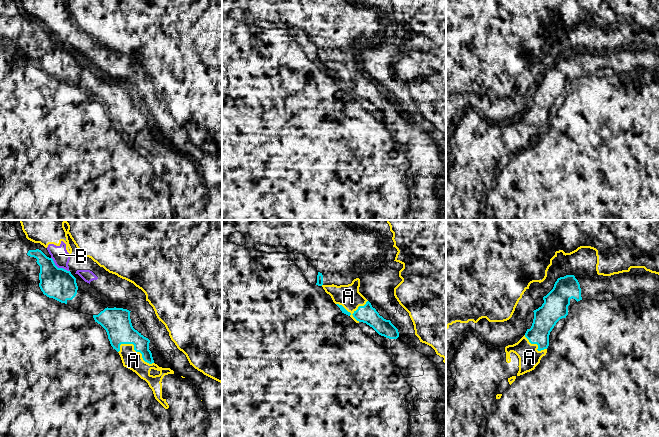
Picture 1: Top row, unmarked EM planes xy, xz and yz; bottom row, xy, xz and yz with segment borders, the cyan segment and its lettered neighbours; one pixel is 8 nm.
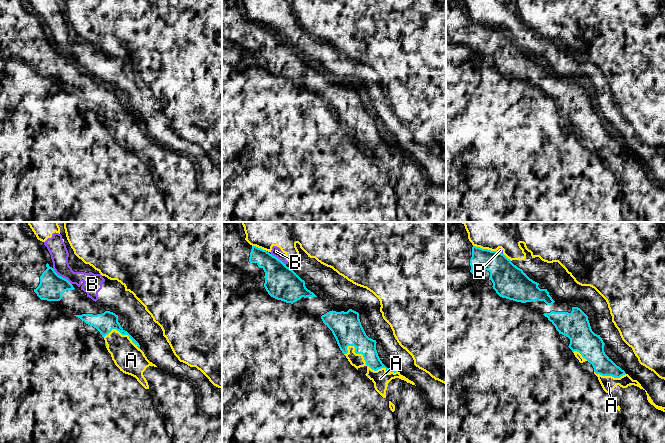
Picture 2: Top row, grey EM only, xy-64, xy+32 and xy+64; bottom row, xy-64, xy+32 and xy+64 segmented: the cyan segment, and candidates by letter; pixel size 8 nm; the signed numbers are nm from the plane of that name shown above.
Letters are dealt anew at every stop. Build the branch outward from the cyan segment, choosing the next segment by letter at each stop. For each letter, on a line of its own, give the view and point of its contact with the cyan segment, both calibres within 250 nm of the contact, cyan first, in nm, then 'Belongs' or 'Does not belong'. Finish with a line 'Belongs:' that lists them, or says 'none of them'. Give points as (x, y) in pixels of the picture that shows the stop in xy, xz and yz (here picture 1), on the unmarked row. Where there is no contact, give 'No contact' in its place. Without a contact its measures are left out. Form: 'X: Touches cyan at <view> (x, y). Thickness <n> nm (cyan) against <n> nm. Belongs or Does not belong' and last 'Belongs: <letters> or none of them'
A: Touches cyan at xy (136, 127). Thickness 220 nm (cyan) against 150 nm. Does not belong
B: Touches cyan at xy (59, 44). Thickness 260 nm (cyan) against 140 nm. Does not belong
Belongs: none of them

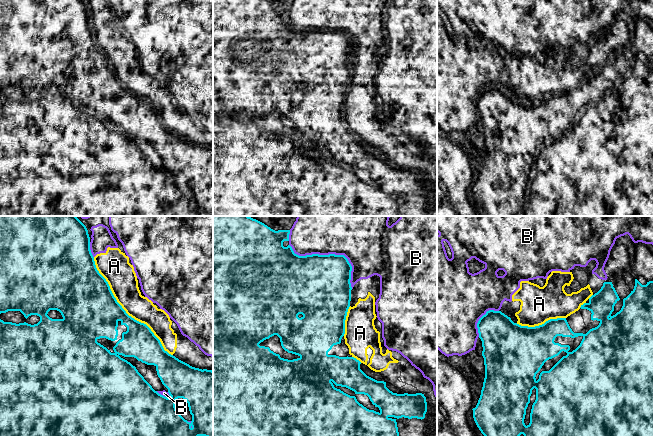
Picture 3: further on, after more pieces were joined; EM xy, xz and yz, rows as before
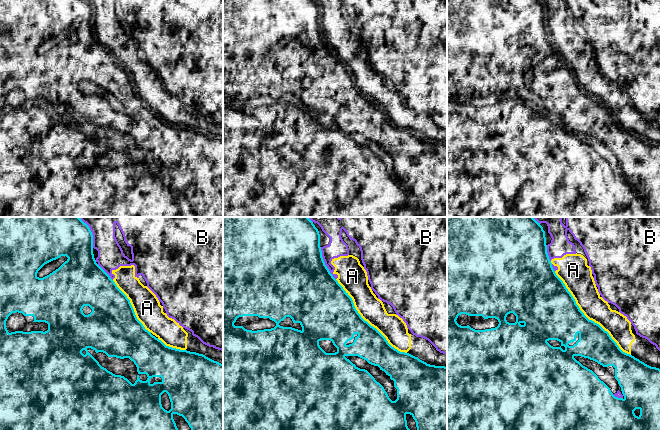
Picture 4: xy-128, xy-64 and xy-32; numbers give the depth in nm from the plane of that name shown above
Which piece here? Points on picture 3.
A: Touches cyan at xy (125, 87). Thickness 400 nm (cyan) against 220 nm. Does not belong
B: Touches cyan at xz (331, 30). Thickness 460 nm (cyan) against 320 nm. Does not belong
Belongs: none of them

